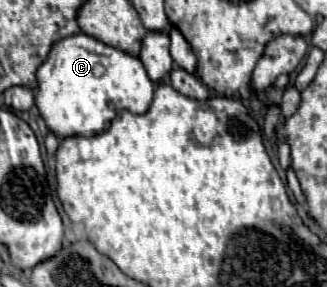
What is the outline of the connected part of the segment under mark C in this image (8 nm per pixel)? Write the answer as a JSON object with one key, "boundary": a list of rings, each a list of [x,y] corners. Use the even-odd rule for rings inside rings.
{"boundary":[[[76,33],[54,43],[36,77],[36,107],[48,129],[58,137],[70,137],[72,133],[92,137],[102,133],[120,109],[146,113],[154,93],[154,83],[138,57],[104,45],[86,33]]]}

